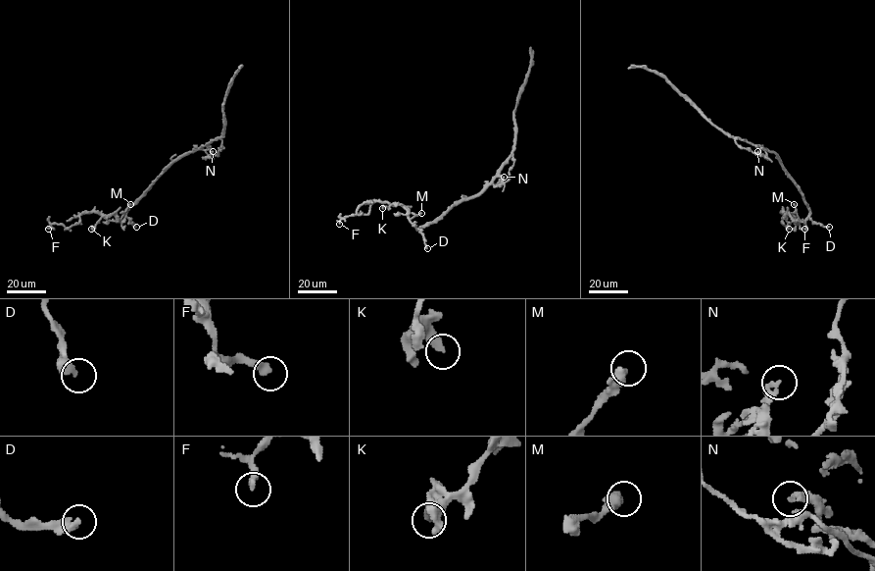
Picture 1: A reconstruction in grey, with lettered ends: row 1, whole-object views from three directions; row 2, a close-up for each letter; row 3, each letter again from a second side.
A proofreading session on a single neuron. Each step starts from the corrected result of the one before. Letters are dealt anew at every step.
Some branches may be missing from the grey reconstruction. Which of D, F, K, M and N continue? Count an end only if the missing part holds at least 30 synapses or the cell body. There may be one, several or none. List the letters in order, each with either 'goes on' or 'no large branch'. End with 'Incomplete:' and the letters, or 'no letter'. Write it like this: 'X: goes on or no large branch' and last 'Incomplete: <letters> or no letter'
D: no large branch
F: no large branch
K: no large branch
M: no large branch
N: no large branch
Incomplete: no letter

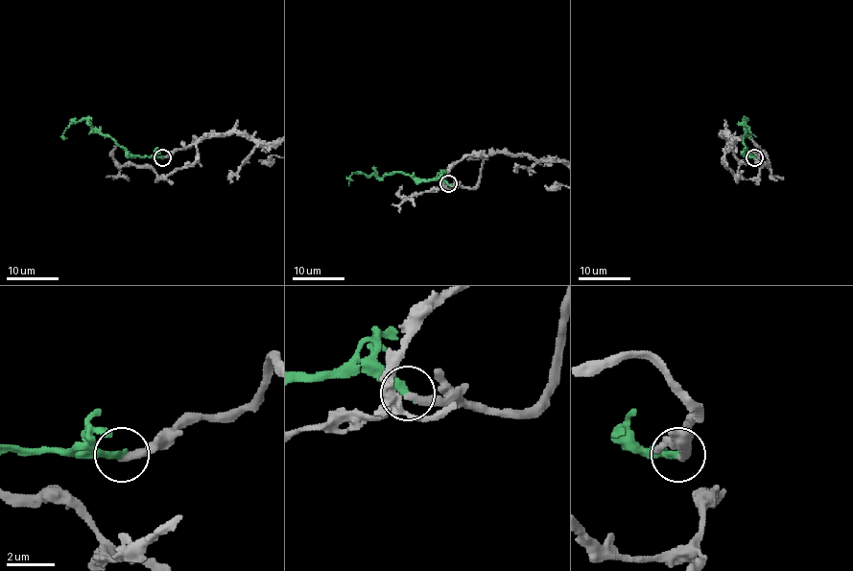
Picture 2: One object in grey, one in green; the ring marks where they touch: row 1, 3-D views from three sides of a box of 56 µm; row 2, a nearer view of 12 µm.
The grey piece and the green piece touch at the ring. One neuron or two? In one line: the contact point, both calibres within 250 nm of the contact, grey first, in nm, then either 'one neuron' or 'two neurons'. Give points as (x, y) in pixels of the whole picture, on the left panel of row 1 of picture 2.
place (162, 157); calibres 320 and 320 nm; one neuron

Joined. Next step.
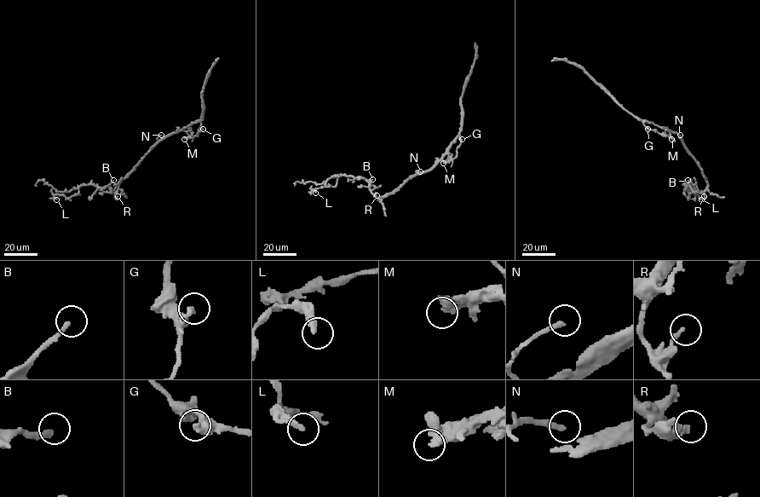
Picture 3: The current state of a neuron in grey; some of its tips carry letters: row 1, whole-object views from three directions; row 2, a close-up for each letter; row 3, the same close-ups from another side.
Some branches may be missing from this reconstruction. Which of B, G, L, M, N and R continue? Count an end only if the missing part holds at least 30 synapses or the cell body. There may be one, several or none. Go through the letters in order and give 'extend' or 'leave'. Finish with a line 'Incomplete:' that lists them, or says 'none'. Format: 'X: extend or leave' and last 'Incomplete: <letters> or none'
B: leave
G: leave
L: leave
M: leave
N: extend
R: leave
Incomplete: N

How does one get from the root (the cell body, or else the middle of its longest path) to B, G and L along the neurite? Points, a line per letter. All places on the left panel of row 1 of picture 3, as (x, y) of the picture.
B: (157, 143), (121, 181), (114, 192), (111, 191), (110, 184), (113, 180)
G: (157, 143), (181, 130), (185, 130), (192, 137), (203, 129)
L: (157, 143), (114, 192), (107, 187), (82, 184), (77, 194), (67, 199), (55, 194), (56, 199)

